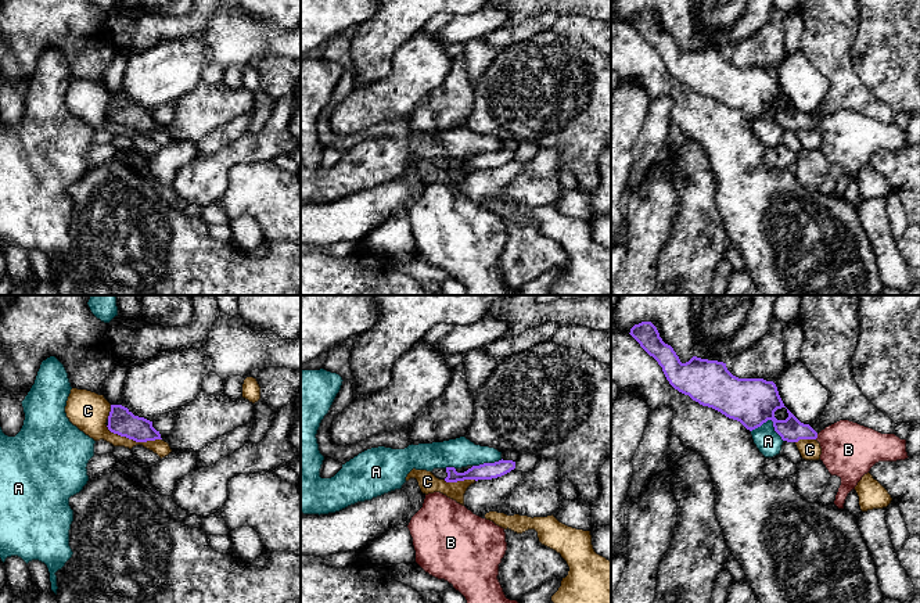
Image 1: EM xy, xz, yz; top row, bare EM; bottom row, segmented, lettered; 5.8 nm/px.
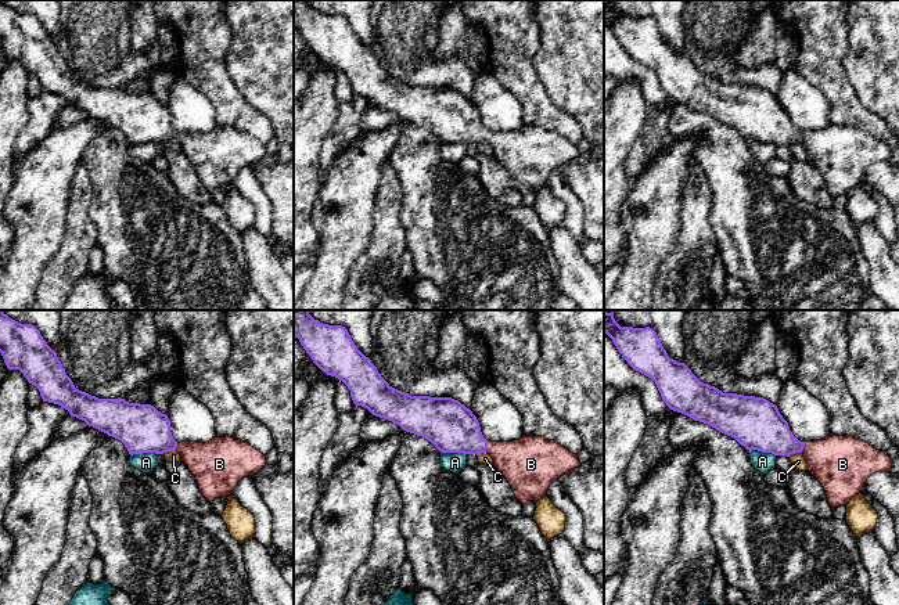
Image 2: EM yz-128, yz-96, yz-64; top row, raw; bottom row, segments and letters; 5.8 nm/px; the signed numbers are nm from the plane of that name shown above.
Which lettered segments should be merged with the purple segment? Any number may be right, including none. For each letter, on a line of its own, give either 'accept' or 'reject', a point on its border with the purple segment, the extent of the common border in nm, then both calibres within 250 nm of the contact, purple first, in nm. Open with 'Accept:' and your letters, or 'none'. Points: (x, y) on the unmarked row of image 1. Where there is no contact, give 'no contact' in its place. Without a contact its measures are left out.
Accept: B
A: reject; contact yz (772, 110); length 200 nm; calibres 280 and 150 nm
B: accept; contact yz (816, 126); length 40 nm; calibres 140 and 320 nm
C: reject; contact xy (133, 129); length 340 nm; calibres 150 and 140 nm

